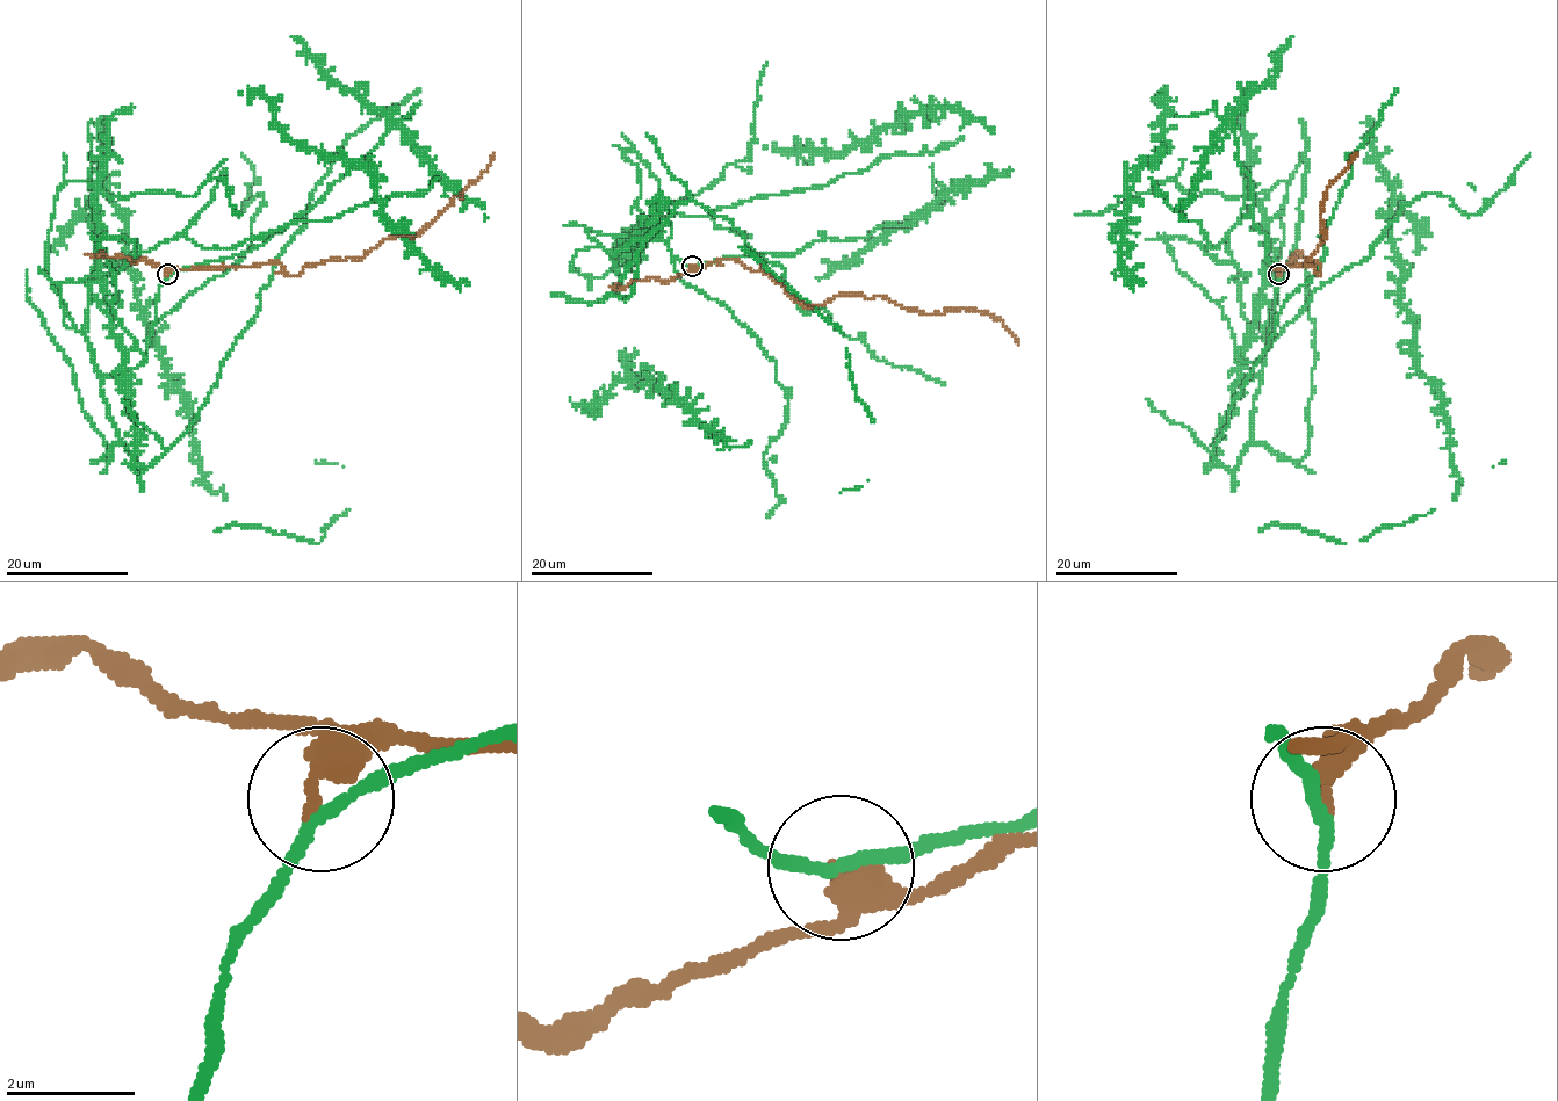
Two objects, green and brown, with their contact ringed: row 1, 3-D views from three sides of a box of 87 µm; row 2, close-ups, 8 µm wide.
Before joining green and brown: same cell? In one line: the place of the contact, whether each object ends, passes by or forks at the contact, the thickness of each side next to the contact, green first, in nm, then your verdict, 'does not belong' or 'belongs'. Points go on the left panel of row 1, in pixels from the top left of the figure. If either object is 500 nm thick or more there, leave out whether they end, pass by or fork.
(167, 274) | green passes by | brown ends | 170/380 nm | does not belong

